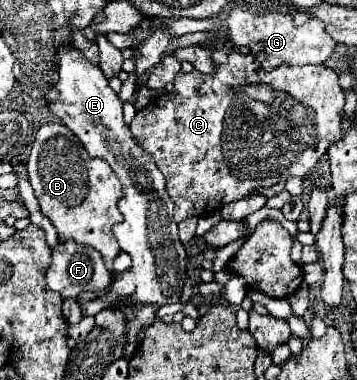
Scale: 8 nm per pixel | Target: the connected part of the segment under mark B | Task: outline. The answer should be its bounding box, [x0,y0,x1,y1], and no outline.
[27,123,121,275]

